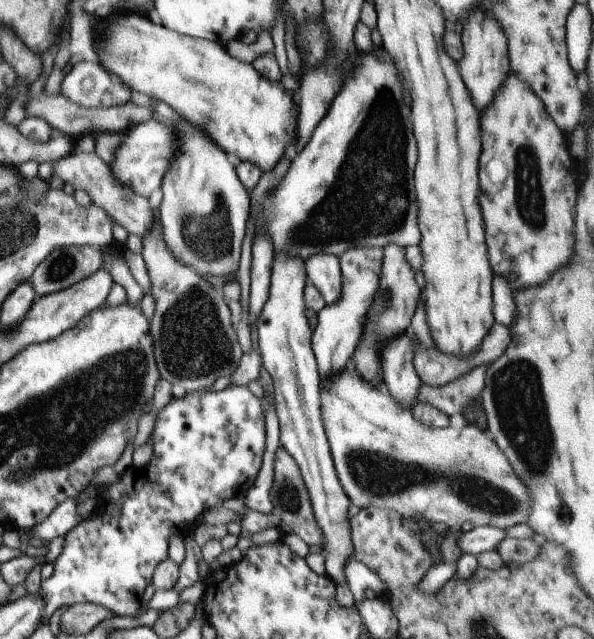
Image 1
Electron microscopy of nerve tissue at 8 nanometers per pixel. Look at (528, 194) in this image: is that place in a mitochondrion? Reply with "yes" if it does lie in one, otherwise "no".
yes

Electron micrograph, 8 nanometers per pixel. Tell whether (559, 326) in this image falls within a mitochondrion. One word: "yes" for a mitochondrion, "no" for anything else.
no

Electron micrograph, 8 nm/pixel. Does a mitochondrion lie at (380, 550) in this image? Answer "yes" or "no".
no

